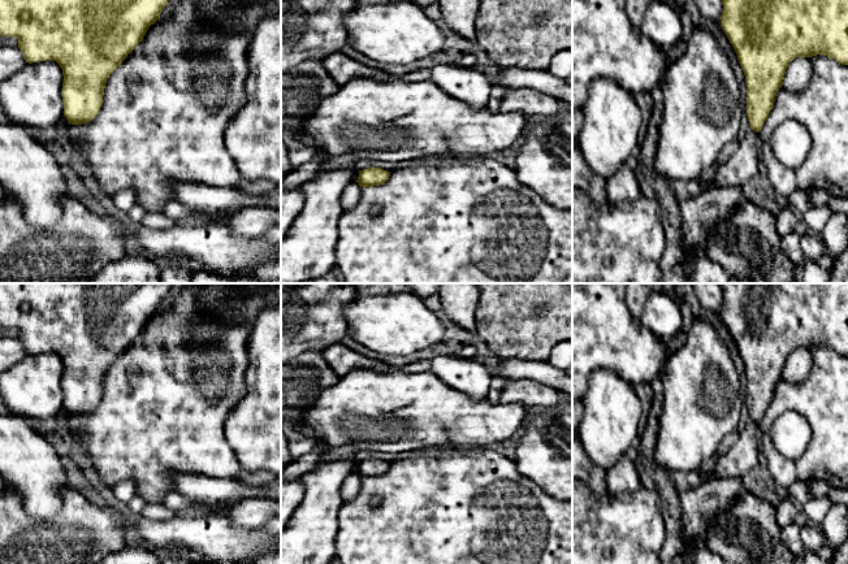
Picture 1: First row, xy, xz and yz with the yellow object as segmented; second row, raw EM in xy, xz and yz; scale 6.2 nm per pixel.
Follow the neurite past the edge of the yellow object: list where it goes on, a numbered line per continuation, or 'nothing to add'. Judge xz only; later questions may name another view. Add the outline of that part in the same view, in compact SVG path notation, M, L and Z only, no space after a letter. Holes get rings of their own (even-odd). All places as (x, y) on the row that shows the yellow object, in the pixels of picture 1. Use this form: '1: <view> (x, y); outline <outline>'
nothing to add

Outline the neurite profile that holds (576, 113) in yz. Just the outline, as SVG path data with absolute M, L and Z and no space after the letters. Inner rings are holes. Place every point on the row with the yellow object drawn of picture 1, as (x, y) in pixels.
M572 109L572 142L575 142L577 134L583 126L583 109Z

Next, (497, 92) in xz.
M502 86L492 87L489 100L488 100L486 107L485 107L489 112L492 112L492 113L499 112L499 104L501 104L502 97L506 94L506 90L507 88L502 87Z

